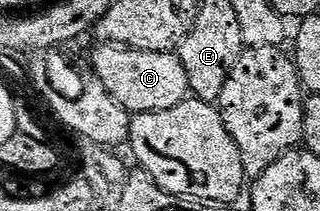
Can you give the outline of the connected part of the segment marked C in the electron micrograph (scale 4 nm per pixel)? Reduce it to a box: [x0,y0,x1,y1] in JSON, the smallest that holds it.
[90,44,189,115]

